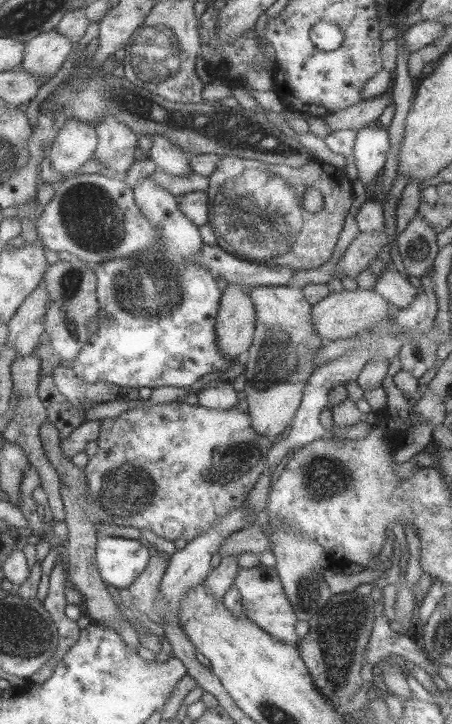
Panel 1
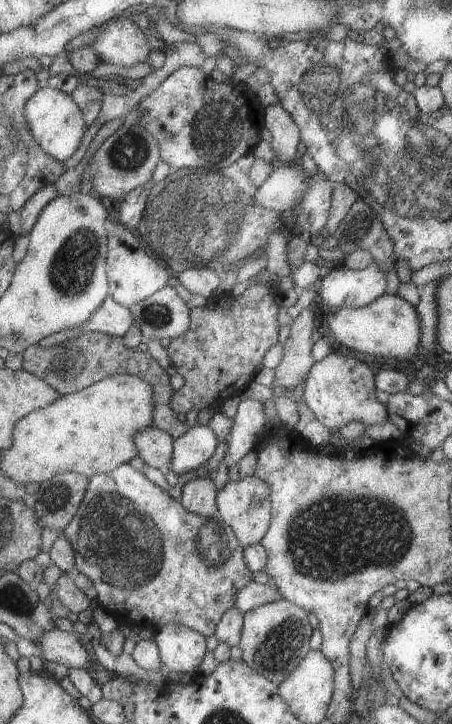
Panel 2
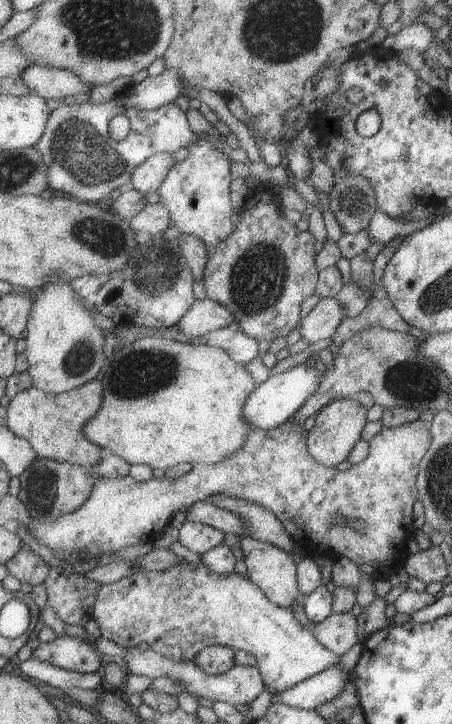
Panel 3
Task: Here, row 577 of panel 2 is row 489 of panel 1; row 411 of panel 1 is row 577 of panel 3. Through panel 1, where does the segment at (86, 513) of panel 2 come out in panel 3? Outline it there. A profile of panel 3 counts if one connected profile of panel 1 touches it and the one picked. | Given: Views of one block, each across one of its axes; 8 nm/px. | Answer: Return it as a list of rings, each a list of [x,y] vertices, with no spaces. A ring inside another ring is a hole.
[[[182,557],[177,558],[175,566],[161,572],[137,571],[118,581],[99,583],[92,616],[100,635],[117,646],[131,648],[145,642],[153,652],[177,662],[192,661],[197,652],[209,645],[221,645],[234,651],[248,652],[255,658],[263,684],[277,694],[327,668],[334,667],[339,662],[339,656],[321,646],[311,629],[303,628],[299,624],[290,608],[269,602],[265,594],[248,578],[243,578],[235,572],[227,576],[211,574],[201,562],[194,569]]]

